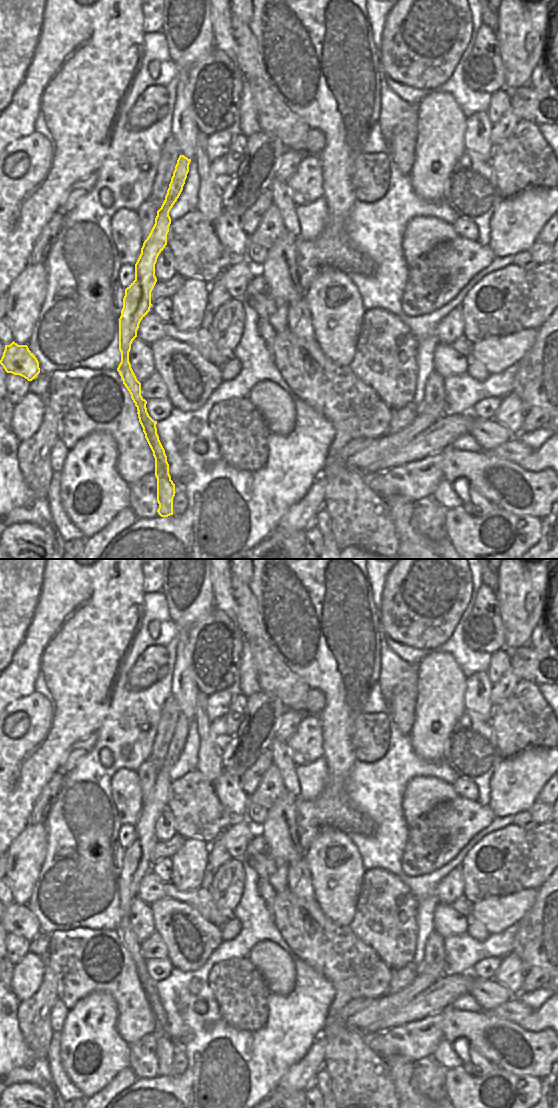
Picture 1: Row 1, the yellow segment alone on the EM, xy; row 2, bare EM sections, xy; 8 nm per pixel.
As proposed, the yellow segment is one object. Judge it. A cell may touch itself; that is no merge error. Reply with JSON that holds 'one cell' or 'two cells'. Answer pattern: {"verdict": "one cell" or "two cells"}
{"verdict": "two cells"}

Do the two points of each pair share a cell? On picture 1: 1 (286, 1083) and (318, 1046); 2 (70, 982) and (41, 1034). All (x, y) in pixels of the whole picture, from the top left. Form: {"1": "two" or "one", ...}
{"1": "one", "2": "two"}

